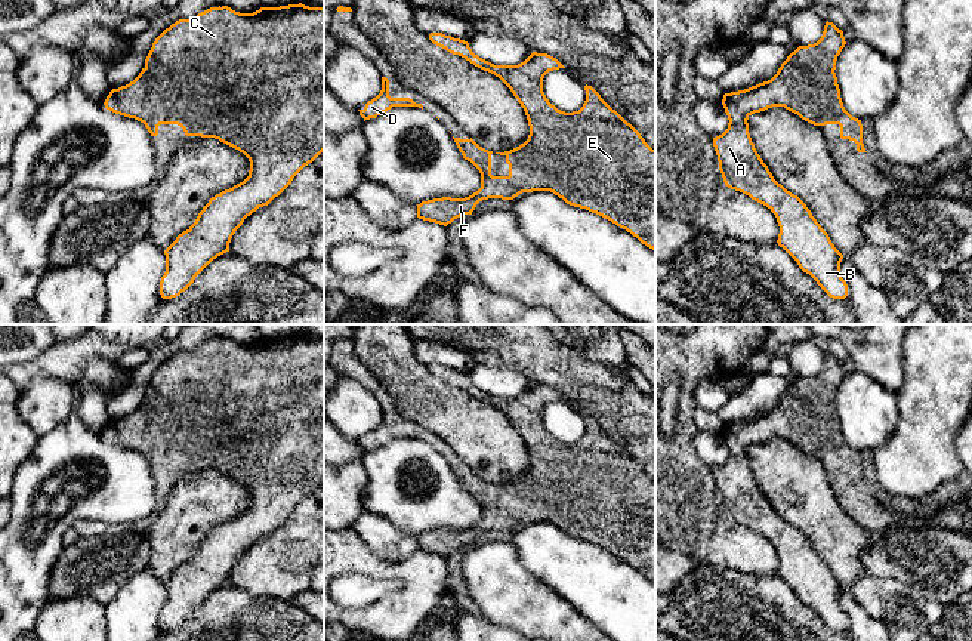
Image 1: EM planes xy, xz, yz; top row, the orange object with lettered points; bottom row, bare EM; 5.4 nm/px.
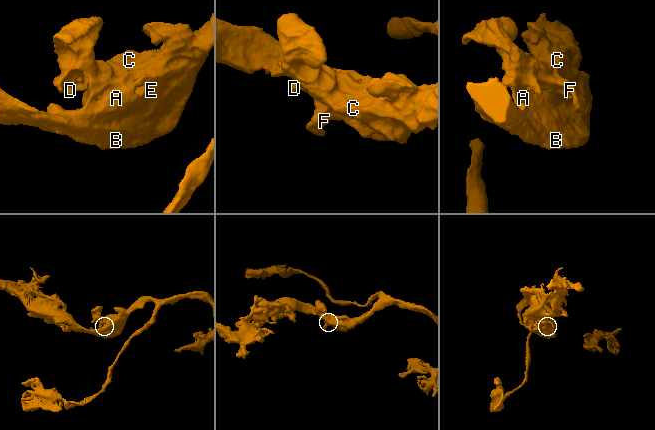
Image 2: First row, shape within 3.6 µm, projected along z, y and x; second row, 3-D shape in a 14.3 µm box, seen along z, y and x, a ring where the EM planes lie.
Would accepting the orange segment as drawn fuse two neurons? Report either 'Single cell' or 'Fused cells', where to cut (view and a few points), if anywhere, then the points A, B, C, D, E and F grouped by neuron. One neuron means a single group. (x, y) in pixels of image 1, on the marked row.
Single cell. No split. Groups: A B C D E F

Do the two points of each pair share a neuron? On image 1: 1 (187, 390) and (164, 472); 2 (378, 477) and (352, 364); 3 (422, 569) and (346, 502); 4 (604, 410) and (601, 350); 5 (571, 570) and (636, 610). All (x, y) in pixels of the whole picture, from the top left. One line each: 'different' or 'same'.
1: same
2: different
3: different
4: different
5: same

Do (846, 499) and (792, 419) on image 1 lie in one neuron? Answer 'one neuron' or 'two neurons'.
one neuron

